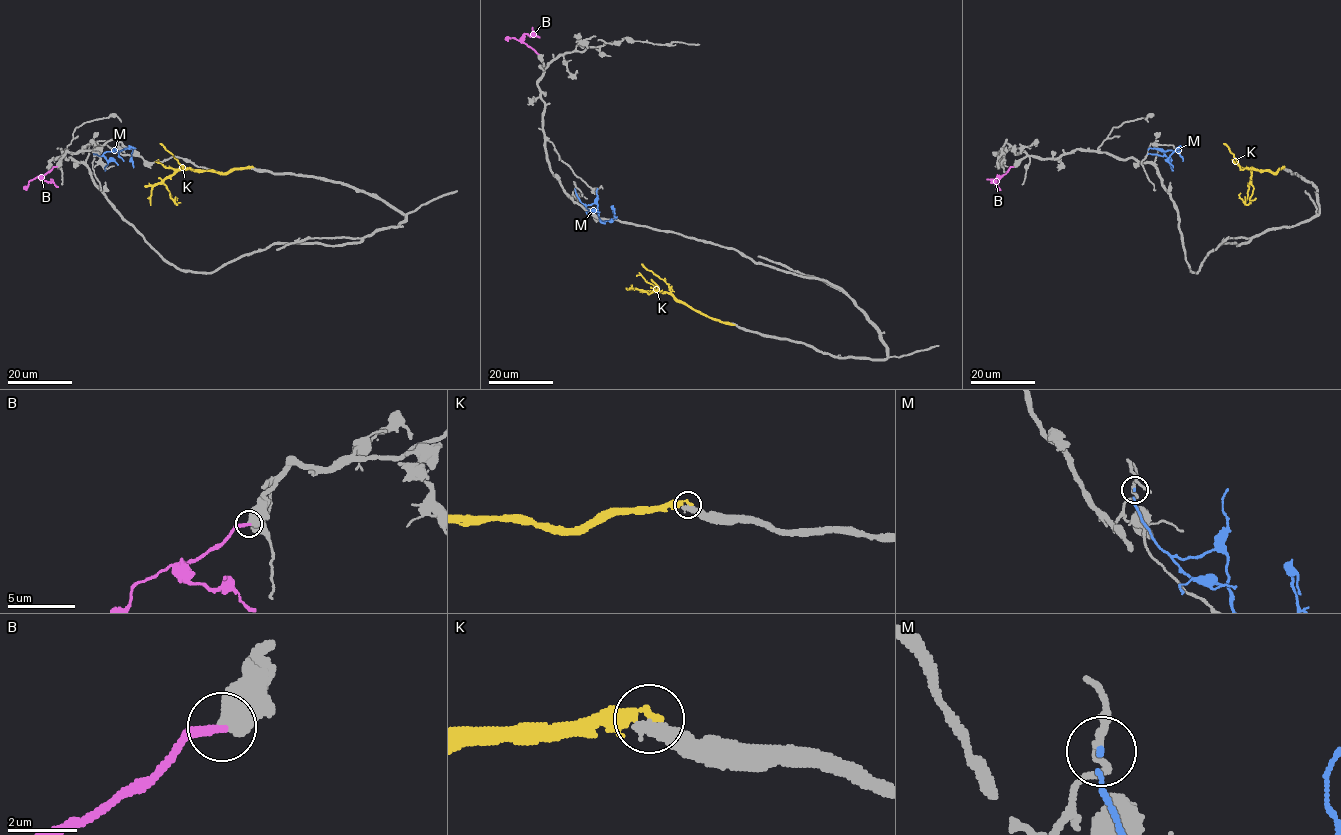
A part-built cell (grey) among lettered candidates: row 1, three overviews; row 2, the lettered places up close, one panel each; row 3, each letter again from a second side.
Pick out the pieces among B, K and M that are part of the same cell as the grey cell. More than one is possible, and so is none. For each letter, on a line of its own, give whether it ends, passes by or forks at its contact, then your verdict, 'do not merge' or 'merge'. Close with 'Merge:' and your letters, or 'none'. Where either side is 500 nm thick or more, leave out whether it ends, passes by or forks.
B: merge
K: it ends there; do not merge
M: it ends there; do not merge
Merge: B

